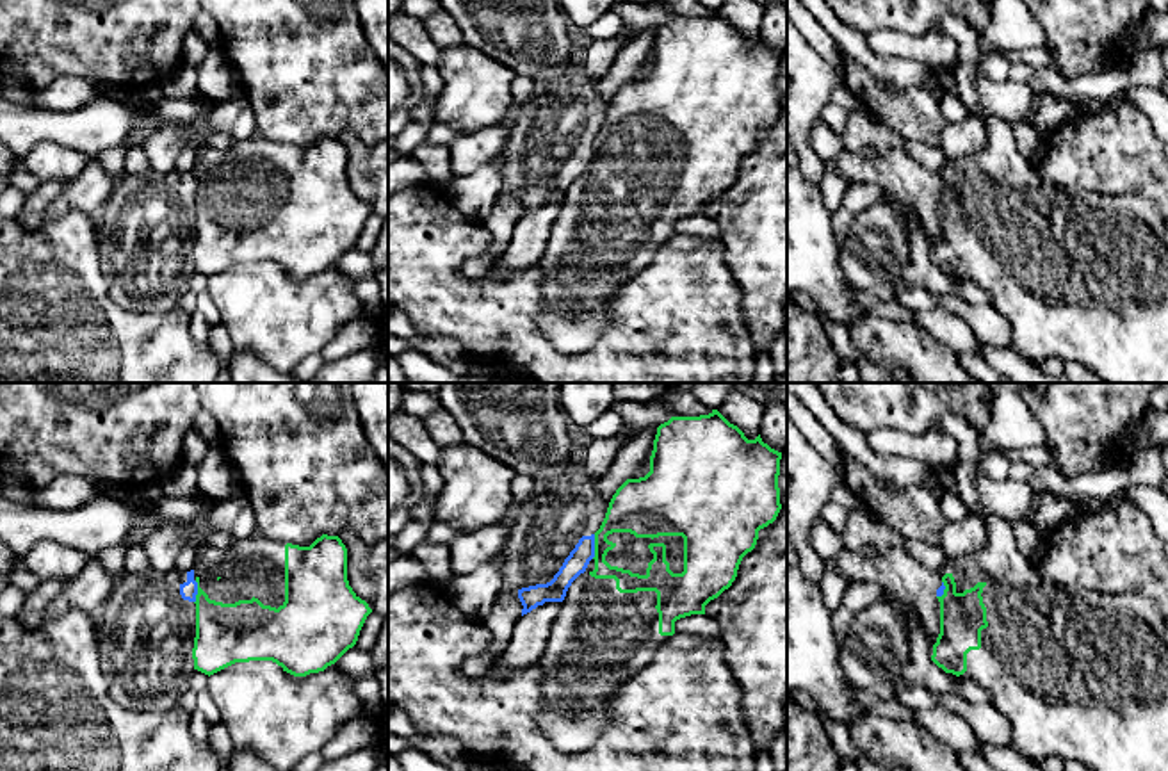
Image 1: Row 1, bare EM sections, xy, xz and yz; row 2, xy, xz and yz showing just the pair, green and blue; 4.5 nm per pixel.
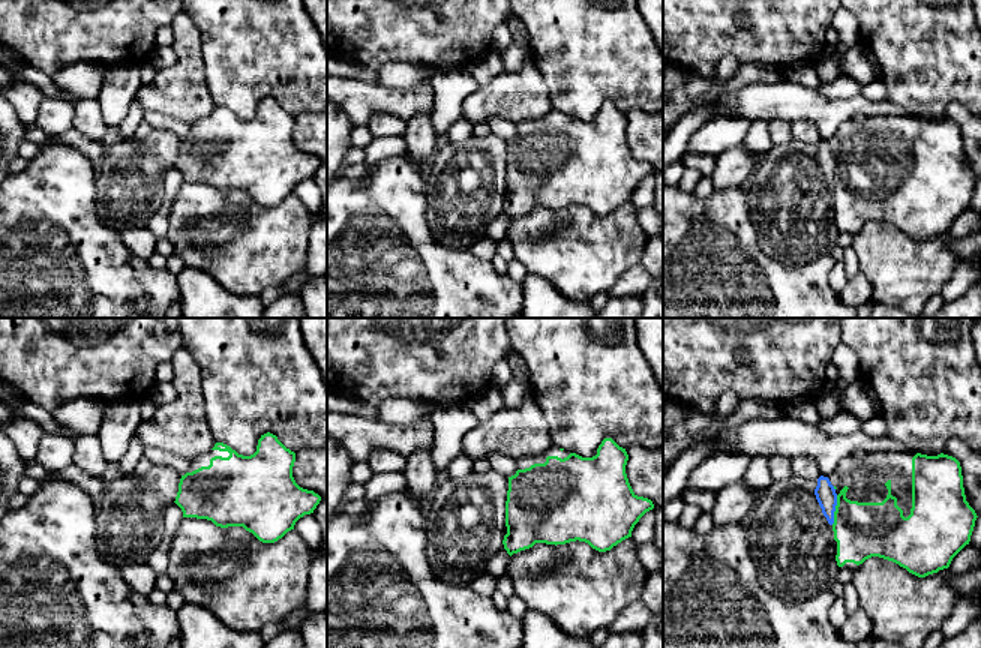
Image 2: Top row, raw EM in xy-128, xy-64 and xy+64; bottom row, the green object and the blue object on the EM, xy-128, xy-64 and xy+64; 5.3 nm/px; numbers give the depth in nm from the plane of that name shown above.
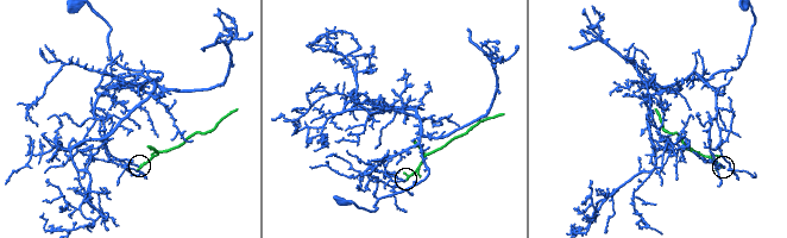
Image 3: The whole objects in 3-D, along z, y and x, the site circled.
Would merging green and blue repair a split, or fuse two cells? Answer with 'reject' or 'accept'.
reject

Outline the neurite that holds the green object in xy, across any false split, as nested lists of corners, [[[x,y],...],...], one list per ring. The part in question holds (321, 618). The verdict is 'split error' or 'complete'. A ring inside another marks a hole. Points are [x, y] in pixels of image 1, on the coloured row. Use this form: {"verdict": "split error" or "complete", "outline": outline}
{"verdict": "split error", "outline": [[[322,534],[310,547],[265,538],[210,541],[198,566],[194,670],[214,675],[235,662],[272,661],[294,677],[324,671],[358,641],[372,613],[347,580],[347,548]]]}

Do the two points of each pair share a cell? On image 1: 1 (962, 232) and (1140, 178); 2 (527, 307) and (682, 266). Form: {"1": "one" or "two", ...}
{"1": "two", "2": "one"}

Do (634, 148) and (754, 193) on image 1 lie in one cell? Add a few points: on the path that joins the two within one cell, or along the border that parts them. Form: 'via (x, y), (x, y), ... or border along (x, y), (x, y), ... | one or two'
border along (755, 148), (704, 214) | two

